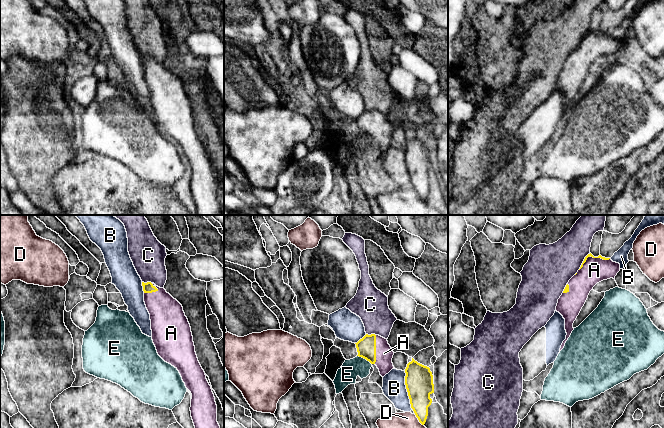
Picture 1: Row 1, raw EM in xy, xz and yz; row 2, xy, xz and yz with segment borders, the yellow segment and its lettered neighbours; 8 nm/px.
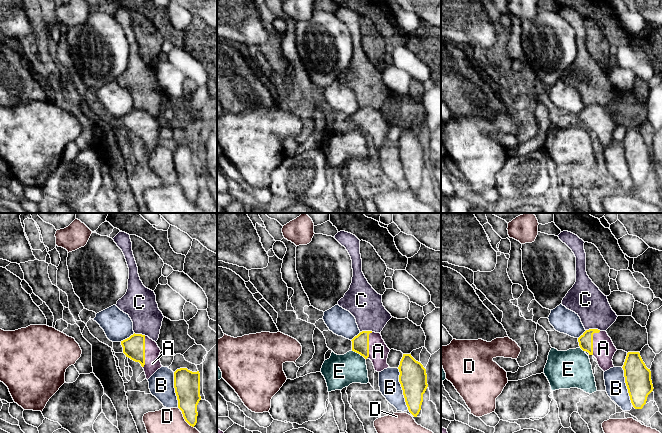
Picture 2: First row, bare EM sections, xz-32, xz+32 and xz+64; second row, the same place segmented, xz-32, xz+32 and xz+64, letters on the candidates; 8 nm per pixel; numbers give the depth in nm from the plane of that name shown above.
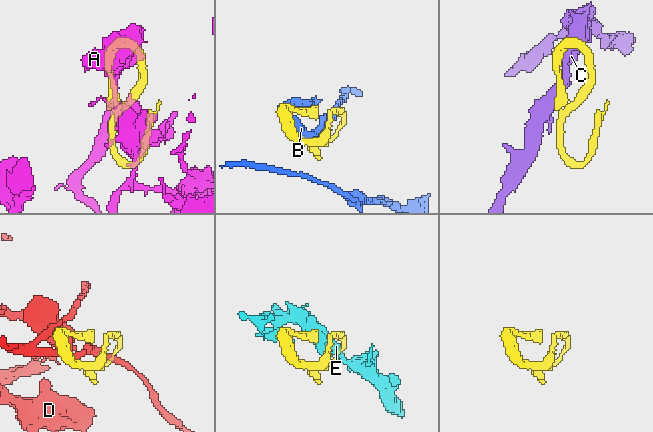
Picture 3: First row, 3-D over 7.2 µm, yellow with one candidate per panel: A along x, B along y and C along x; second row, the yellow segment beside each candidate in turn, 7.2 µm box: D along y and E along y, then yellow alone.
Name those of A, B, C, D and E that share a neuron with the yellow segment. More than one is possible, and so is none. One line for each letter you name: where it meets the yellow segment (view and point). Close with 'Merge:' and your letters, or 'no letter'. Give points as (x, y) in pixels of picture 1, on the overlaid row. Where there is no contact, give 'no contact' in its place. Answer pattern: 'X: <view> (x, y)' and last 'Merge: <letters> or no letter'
A: yz (592, 256)
Merge: A

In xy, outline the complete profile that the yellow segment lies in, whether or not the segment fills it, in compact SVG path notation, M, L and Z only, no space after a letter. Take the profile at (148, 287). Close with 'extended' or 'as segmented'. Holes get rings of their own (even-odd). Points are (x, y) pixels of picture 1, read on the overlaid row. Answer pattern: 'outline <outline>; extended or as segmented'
outline M142 282L142 286L144 302L150 314L153 343L158 355L179 371L186 388L192 394L190 411L195 428L220 428L217 422L215 397L198 361L191 327L182 305L164 288L160 288L154 283Z; extended

